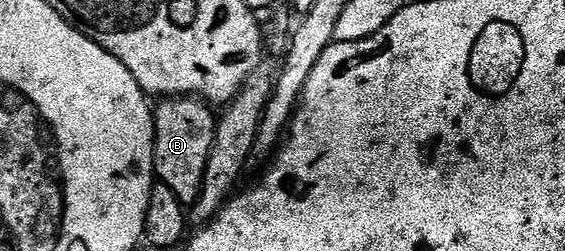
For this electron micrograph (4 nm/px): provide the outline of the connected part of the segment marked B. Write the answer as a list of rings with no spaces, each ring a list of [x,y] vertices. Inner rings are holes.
[[[182,96],[158,101],[153,111],[153,173],[186,208],[192,207],[203,188],[203,172],[218,123],[213,110],[210,103],[196,96]]]

